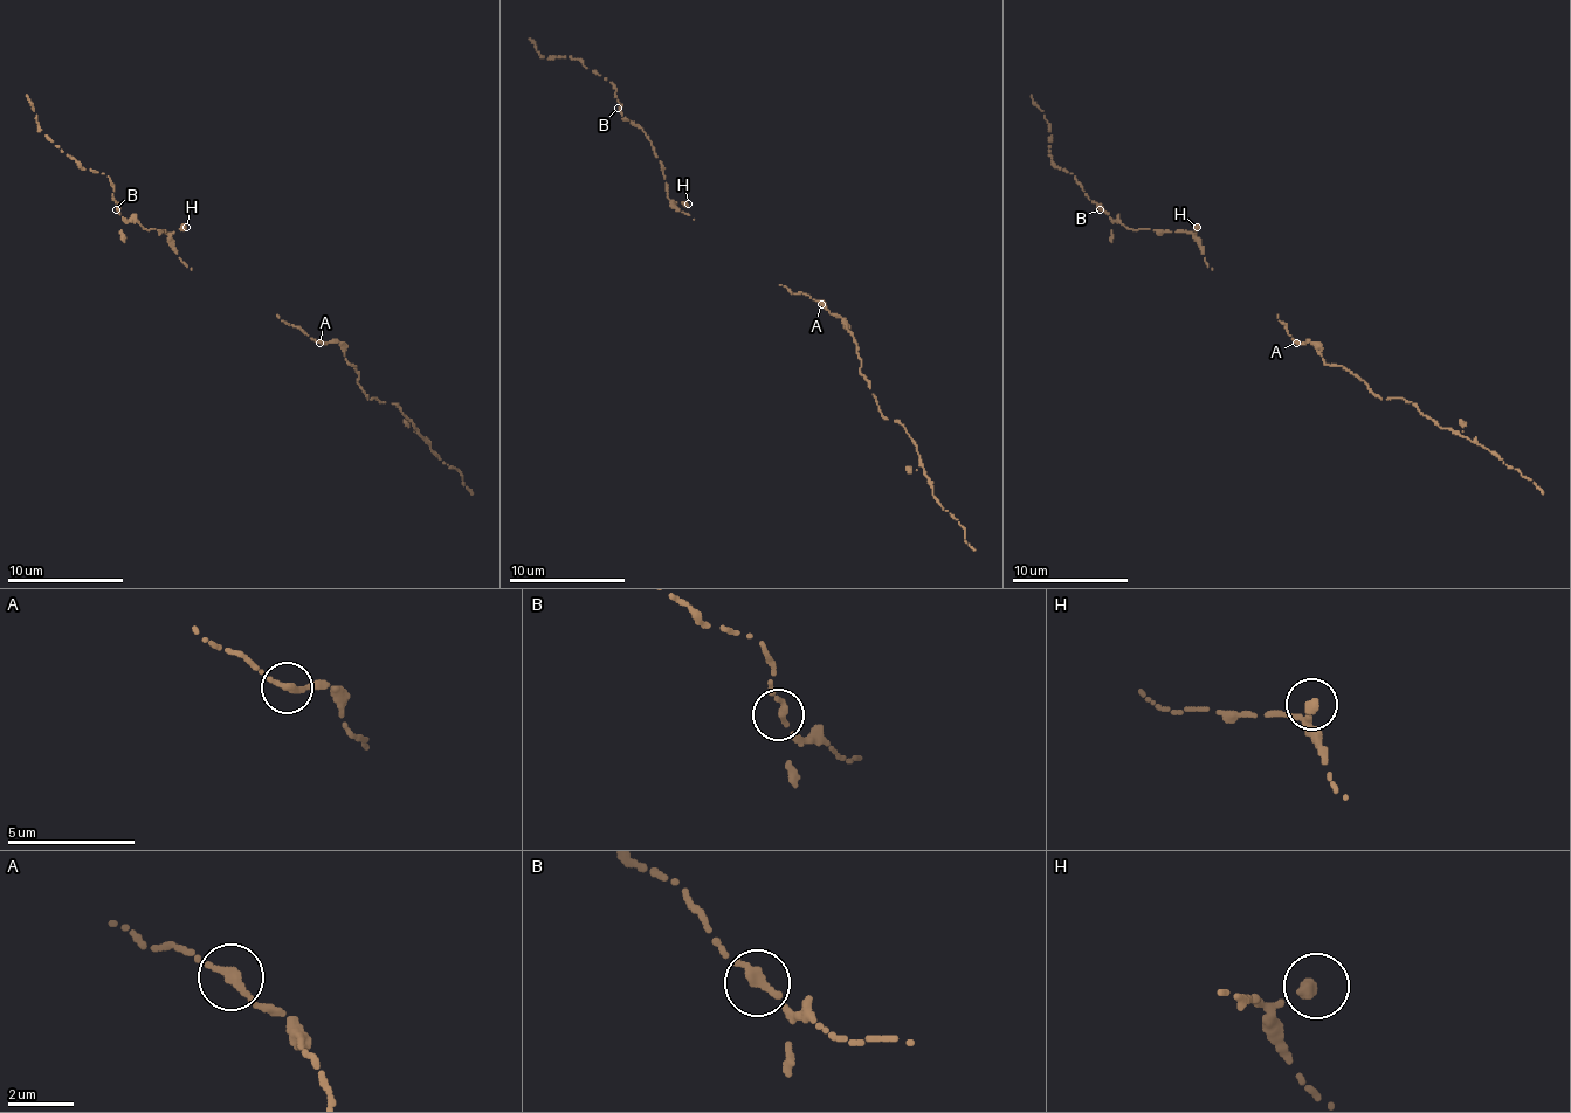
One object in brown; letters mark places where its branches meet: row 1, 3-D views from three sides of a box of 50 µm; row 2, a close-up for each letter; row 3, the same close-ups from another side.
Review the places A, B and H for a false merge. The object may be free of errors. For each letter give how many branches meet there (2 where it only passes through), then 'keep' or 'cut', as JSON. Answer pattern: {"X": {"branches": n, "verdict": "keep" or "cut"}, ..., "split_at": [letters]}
{"A": {"branches": 2, "verdict": "keep"}, "B": {"branches": 2, "verdict": "keep"}, "H": {"branches": 1, "verdict": "keep"}, "split_at": []}

